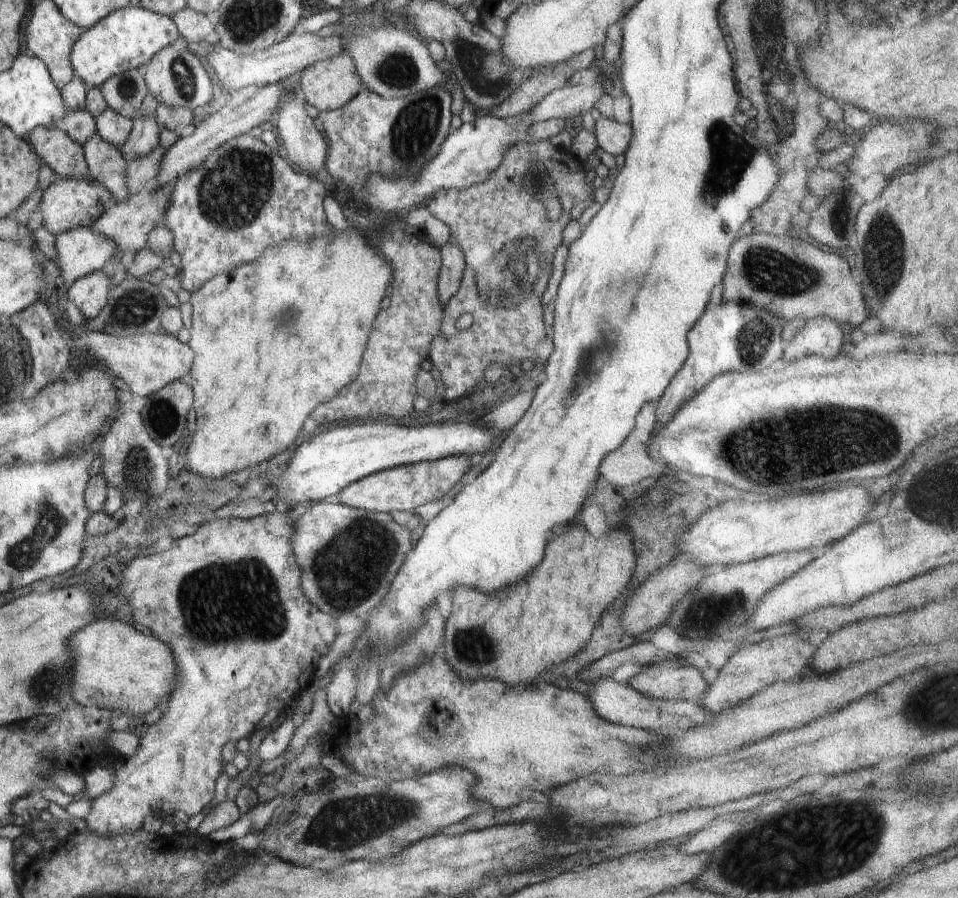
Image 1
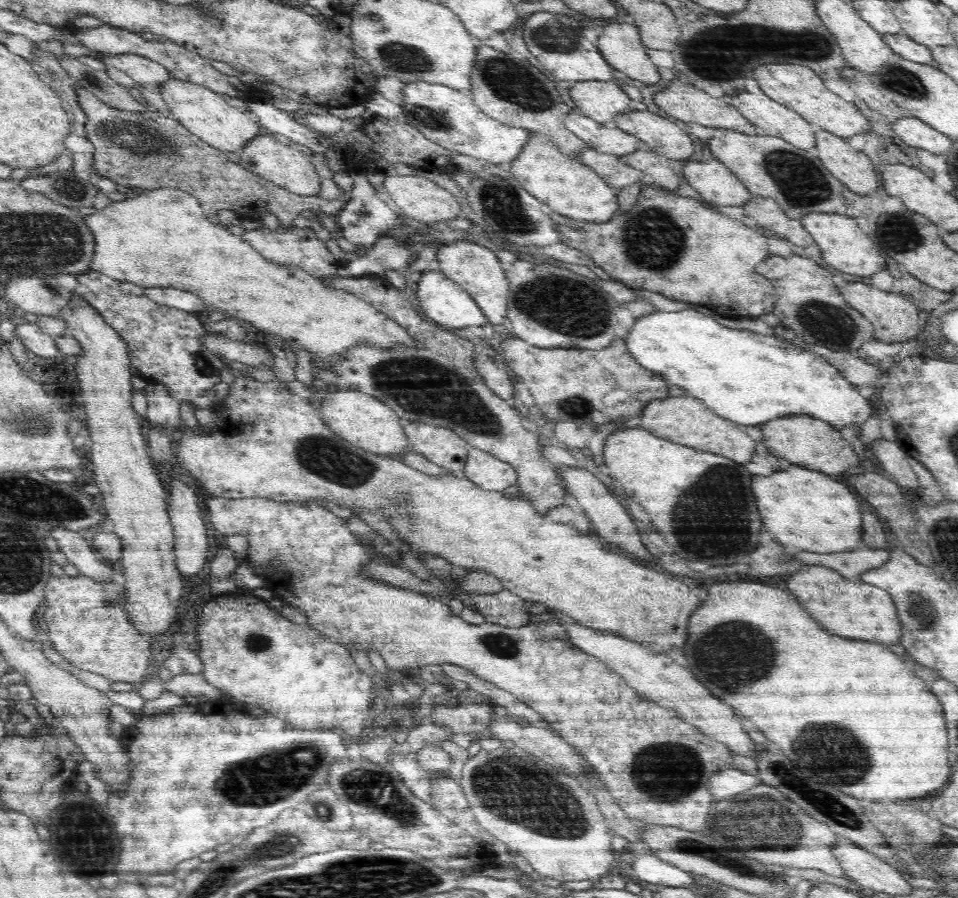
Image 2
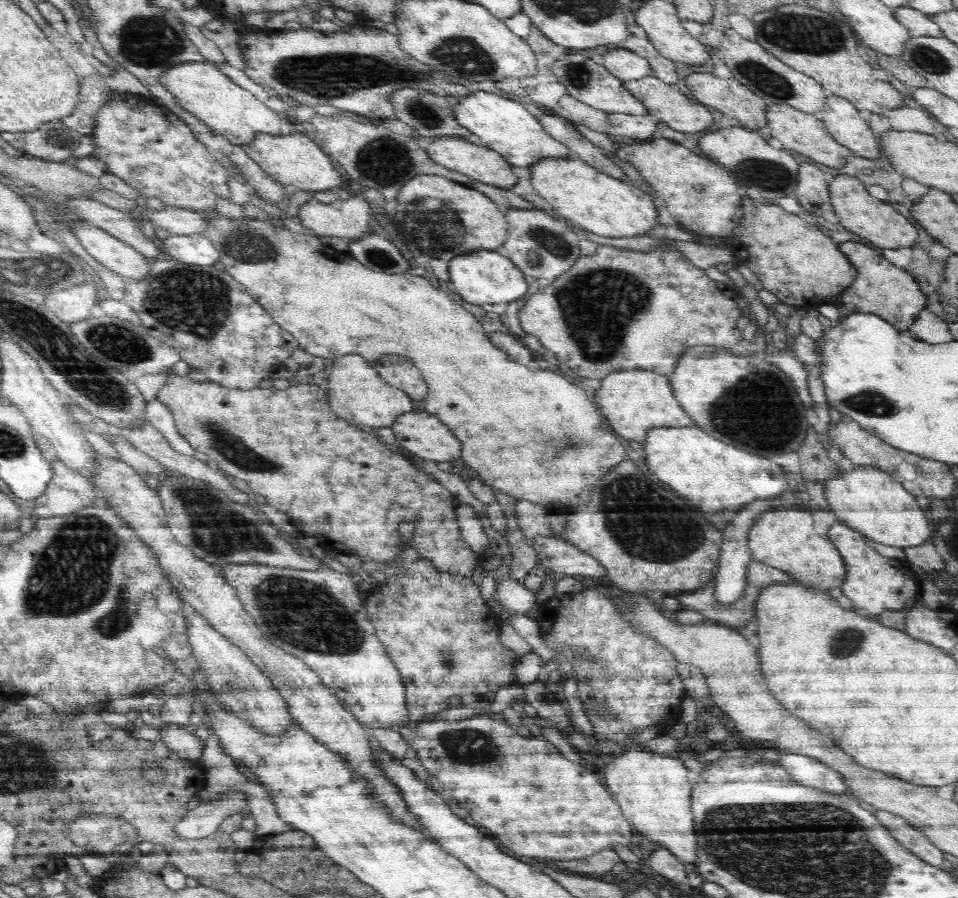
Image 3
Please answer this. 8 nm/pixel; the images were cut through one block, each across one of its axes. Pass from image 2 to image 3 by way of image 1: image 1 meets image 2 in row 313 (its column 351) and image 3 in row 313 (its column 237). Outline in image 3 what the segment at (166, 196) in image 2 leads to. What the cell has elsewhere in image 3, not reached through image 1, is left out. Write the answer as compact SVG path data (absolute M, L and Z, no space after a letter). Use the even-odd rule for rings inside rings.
M210 211L202 214L206 219L208 228L200 235L210 239L212 246L218 251L218 260L224 265L224 269L236 278L236 281L242 282L246 286L248 293L272 315L274 321L294 336L294 339L299 343L299 347L306 350L314 357L322 357L328 362L332 362L342 356L348 354L360 354L373 367L378 364L382 357L385 356L406 356L414 366L420 371L425 381L429 385L428 396L426 400L427 413L436 415L453 433L454 436L461 442L461 459L464 460L466 466L473 468L478 474L478 479L482 480L488 486L494 486L503 493L510 496L515 496L517 499L524 499L543 507L558 509L561 507L580 506L580 504L588 504L590 500L590 492L594 488L594 482L598 482L602 476L613 470L620 462L626 458L624 456L624 448L616 438L616 434L612 432L612 428L604 424L604 415L600 414L601 410L592 404L592 401L584 394L582 388L574 386L566 376L556 374L552 370L528 370L524 364L519 364L509 358L509 355L500 348L496 348L489 340L488 332L480 325L480 321L472 313L464 309L462 305L456 303L449 294L436 288L420 276L412 276L412 274L382 274L382 272L374 272L370 268L366 268L356 259L338 258L328 255L324 250L324 243L314 235L303 235L297 227L289 221L282 227L275 227L267 219L266 222L244 216L241 220L230 220L222 216L216 211Z

